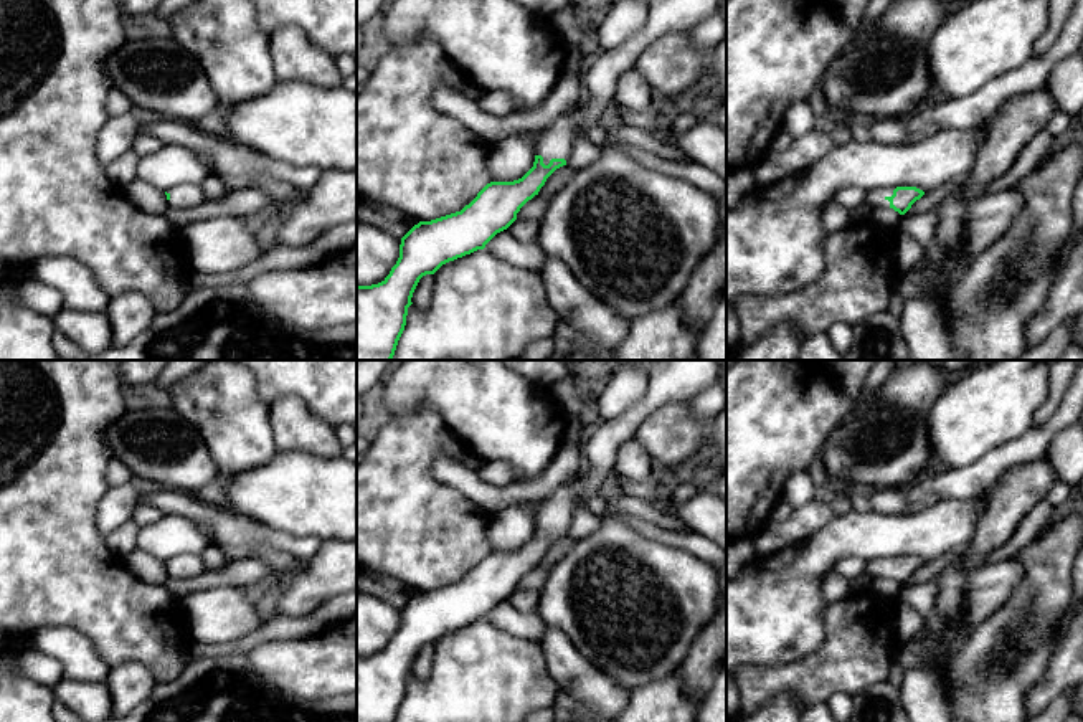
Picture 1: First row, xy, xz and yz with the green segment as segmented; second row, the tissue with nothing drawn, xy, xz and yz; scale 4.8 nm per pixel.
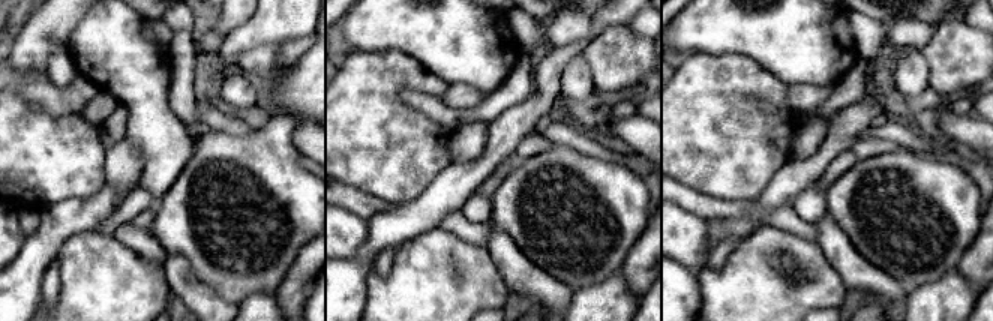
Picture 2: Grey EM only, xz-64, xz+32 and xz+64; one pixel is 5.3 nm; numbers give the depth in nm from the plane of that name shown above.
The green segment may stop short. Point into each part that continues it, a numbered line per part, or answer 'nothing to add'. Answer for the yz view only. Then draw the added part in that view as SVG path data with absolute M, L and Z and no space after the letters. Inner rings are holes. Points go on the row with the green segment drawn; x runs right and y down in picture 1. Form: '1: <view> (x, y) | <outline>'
1: yz (875, 199) | M893 187L867 190L865 205L870 208L890 208L890 202L887 198L893 195L893 190Z

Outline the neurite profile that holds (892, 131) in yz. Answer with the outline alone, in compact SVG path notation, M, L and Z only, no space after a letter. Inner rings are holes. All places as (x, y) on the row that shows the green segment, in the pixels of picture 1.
M906 117L872 121L872 140L883 145L898 145L906 139Z

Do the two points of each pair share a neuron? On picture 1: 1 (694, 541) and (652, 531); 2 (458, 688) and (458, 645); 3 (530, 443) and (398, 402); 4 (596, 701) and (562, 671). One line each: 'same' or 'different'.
1: same
2: same
3: same
4: same

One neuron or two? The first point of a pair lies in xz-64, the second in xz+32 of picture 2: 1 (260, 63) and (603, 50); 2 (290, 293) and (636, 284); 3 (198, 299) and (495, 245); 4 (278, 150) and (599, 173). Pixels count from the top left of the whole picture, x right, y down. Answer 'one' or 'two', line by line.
1: one
2: one
3: one
4: one

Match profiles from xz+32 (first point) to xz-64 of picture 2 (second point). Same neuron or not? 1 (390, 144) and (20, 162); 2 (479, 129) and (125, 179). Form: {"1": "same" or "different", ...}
{"1": "same", "2": "same"}

